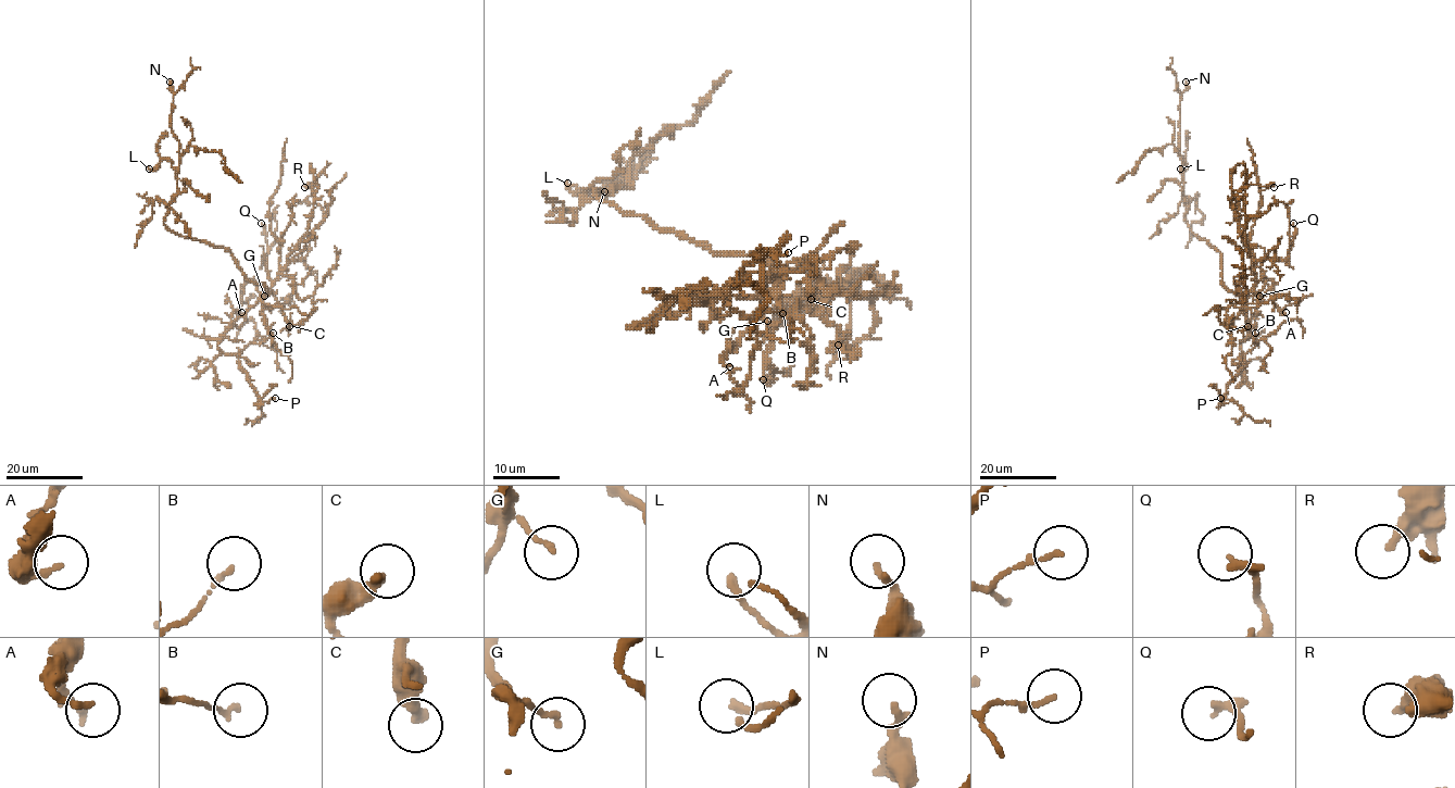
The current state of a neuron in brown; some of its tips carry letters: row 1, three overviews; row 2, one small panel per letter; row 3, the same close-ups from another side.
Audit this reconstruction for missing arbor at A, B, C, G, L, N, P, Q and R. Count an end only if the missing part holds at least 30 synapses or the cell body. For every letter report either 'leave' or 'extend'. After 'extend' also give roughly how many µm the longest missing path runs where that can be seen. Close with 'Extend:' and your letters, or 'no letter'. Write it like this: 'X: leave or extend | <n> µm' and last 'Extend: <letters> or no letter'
A: leave
B: leave
C: leave
G: leave
L: leave
N: leave
P: leave
Q: leave
R: leave
Extend: no letter

